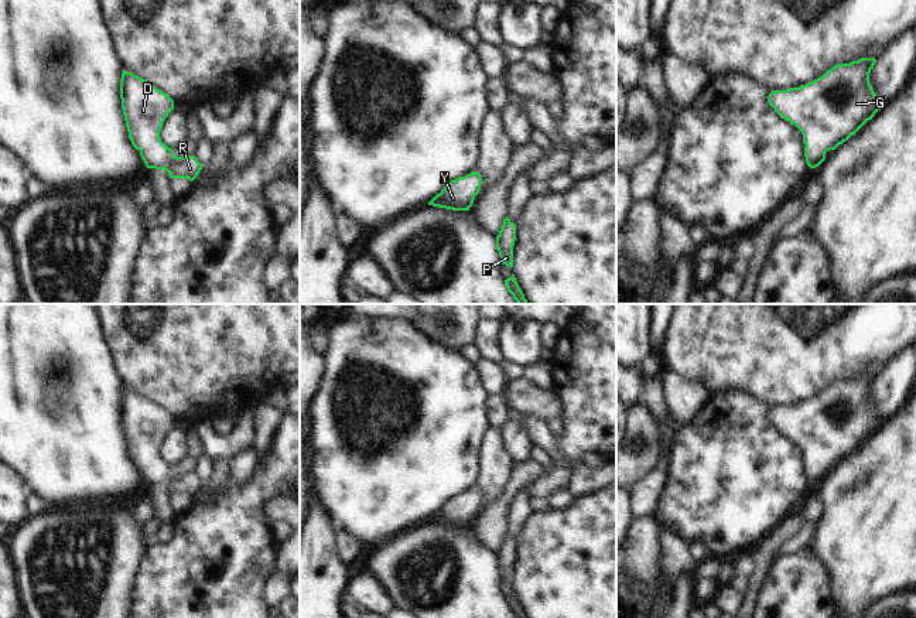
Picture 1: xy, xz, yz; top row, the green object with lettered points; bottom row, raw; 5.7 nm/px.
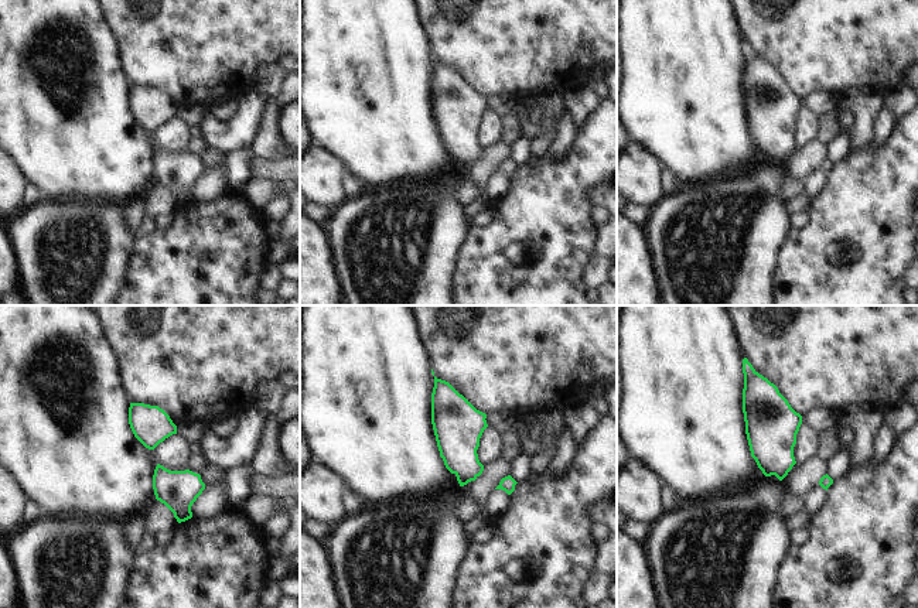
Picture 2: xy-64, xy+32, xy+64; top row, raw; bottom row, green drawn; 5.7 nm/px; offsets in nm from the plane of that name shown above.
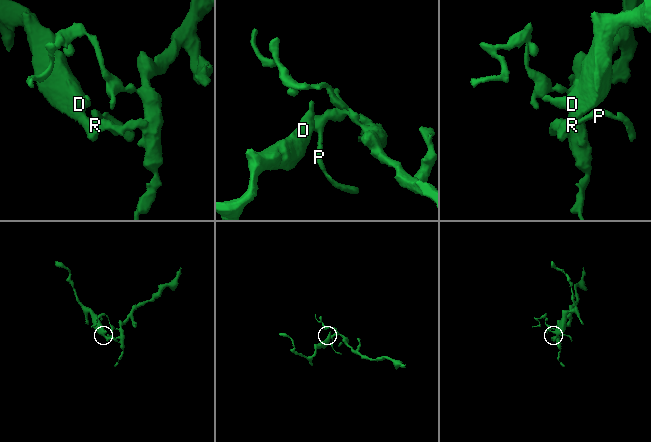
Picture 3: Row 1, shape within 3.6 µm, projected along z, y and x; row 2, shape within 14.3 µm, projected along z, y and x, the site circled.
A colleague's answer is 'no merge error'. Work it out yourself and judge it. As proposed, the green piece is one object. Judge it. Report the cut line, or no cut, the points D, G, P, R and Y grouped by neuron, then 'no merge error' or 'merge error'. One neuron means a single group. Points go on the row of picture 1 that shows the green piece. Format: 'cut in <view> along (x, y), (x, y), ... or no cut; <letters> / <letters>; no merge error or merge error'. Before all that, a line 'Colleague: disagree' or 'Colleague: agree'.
Colleague: agree
no cut; D G P R Y; no merge error

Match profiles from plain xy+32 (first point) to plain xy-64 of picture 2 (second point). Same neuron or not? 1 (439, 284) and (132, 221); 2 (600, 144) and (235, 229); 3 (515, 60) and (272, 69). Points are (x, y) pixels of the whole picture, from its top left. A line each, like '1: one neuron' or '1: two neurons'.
1: two neurons
2: one neuron
3: two neurons

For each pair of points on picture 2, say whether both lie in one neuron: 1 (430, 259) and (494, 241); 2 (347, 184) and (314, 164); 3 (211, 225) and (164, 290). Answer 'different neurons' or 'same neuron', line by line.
1: different neurons
2: different neurons
3: same neuron

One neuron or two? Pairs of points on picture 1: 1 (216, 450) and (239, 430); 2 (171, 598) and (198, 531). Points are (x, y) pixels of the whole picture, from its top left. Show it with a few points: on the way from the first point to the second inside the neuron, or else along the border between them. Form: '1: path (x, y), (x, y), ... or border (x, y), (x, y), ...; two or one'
1: path (222, 447), (233, 436); one
2: path (183, 581), (198, 562), (198, 547); one

